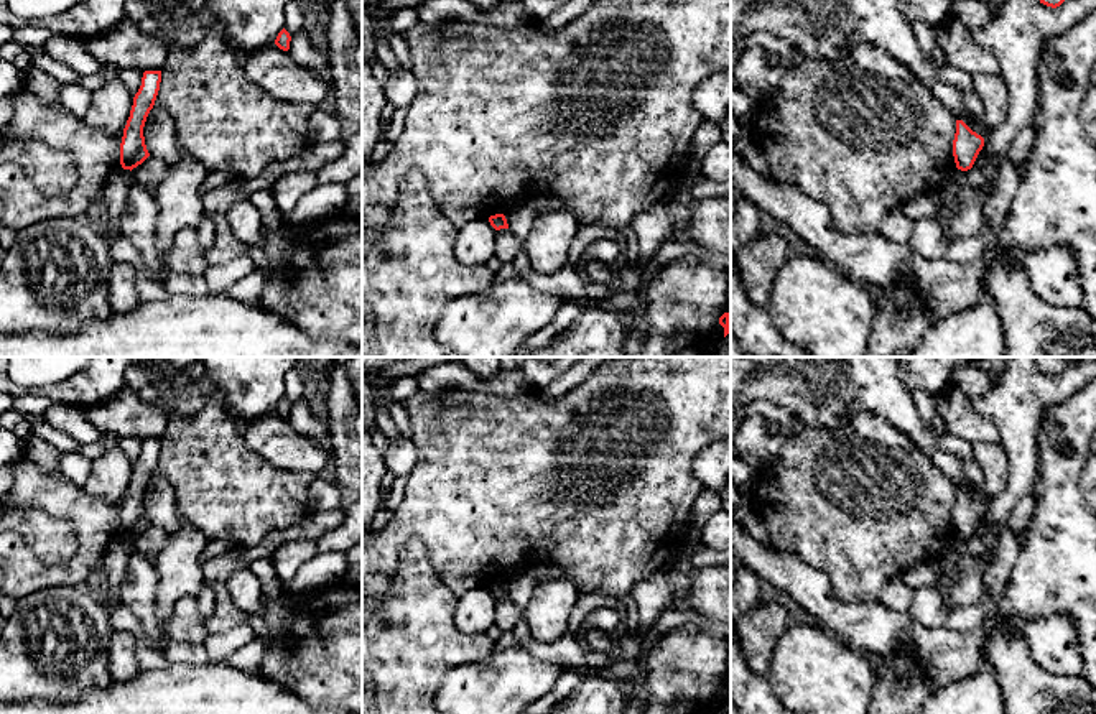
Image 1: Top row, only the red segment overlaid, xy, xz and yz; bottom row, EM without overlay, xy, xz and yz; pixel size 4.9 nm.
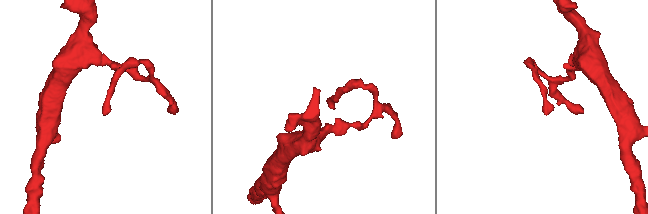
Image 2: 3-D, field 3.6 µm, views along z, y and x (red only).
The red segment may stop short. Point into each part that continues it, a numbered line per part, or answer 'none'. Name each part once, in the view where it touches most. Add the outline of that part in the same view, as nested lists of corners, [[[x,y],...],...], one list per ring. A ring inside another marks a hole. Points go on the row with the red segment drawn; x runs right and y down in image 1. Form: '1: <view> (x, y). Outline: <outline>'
none

